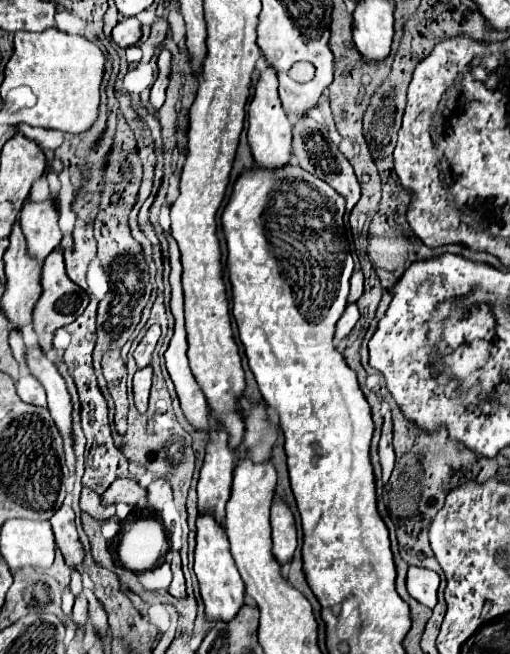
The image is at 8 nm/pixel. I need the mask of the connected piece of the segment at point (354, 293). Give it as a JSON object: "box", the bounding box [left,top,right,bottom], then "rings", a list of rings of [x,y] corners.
{"box":[349,263,363,303],"rings":[[[355,263],[355,271],[351,275],[351,293],[349,293],[349,303],[355,303],[363,293],[363,273],[359,263]]]}

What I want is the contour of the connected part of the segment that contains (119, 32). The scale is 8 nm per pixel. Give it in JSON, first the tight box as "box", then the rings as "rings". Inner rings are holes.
{"box":[113,17,141,47],"rings":[[[127,17],[121,19],[115,27],[113,27],[113,41],[119,47],[131,47],[141,39],[141,23],[137,17]]]}

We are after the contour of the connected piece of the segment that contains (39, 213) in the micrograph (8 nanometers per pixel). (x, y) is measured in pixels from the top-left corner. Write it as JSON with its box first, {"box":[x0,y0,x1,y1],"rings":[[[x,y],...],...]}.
{"box":[21,199,61,261],"rings":[[[55,199],[45,201],[25,201],[25,207],[21,207],[21,229],[27,239],[27,253],[43,261],[61,241],[61,231],[57,225],[59,219],[59,207]]]}

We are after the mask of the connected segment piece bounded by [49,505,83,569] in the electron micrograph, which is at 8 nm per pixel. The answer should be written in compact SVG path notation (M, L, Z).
M63 505L51 519L49 519L57 547L61 549L65 563L71 569L79 569L83 563L83 545L79 541L77 529L75 529L75 513L69 505Z

